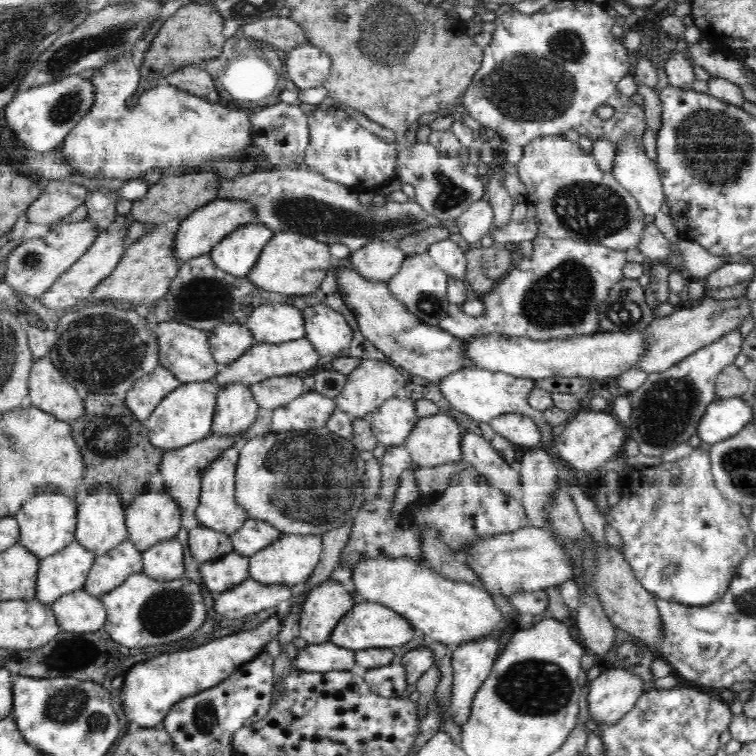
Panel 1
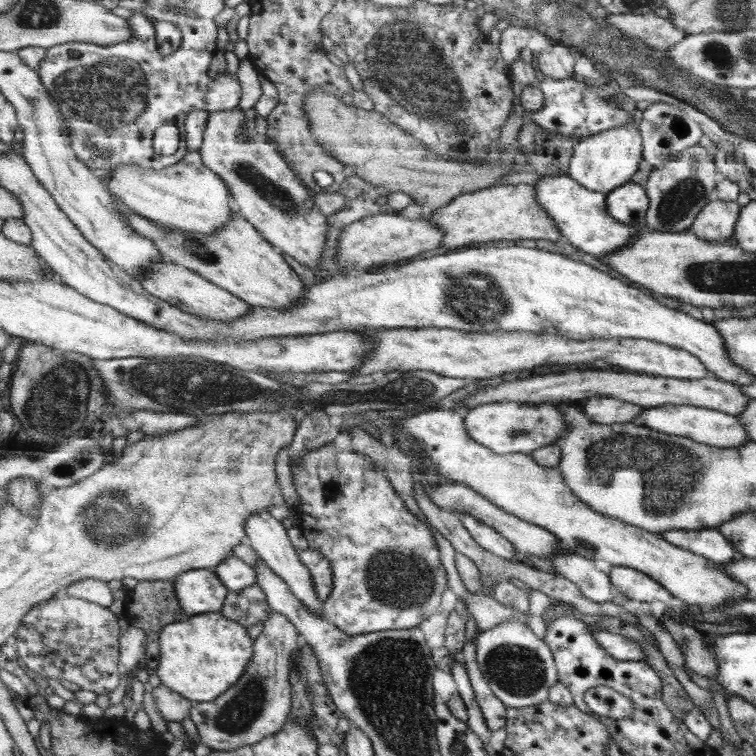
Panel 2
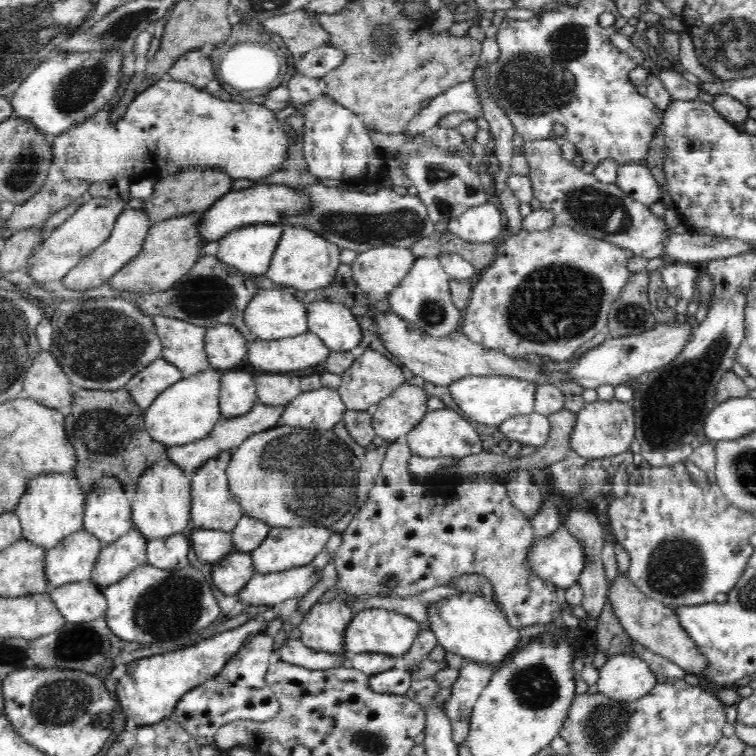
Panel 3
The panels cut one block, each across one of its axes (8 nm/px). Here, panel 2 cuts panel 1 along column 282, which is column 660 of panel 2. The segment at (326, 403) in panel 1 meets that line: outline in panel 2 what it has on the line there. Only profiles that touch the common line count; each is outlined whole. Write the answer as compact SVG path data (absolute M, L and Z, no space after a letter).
M675 404L652 408L642 407L641 413L635 418L634 422L666 434L682 435L698 442L708 443L710 446L739 447L753 441L749 434L746 434L742 423L738 422L736 415L726 414L710 407Z

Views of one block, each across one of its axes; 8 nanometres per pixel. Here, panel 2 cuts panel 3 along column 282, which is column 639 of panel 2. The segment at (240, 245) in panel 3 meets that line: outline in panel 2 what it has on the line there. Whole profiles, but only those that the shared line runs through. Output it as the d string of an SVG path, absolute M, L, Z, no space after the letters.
M568 174L541 175L533 187L537 191L537 204L546 210L550 219L554 219L558 231L562 232L561 236L568 238L574 246L592 256L607 257L629 245L638 233L647 229L644 224L626 225L614 220L608 210L608 194L588 190Z

